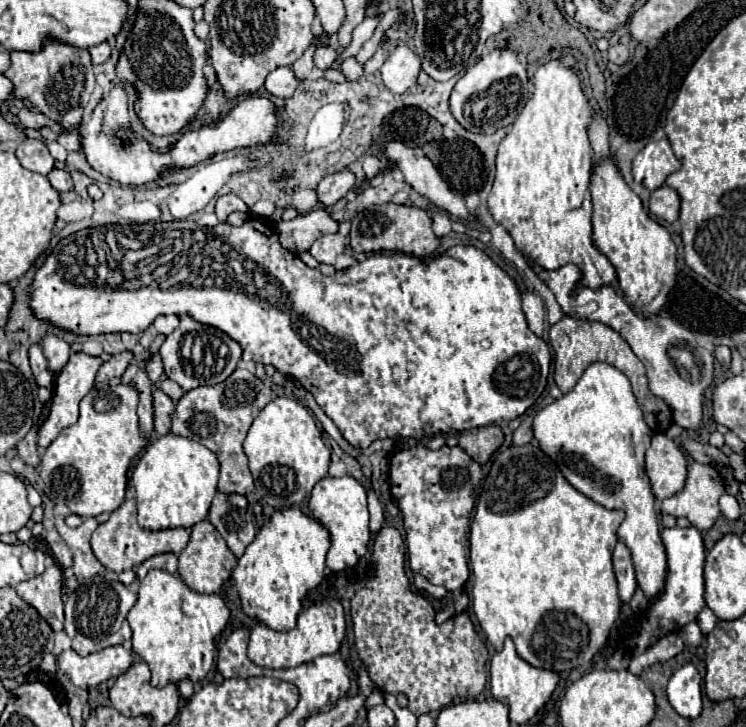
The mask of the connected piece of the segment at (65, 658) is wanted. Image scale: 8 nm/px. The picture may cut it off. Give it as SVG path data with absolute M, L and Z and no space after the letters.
M124 645L106 647L86 657L80 657L76 651L68 649L62 651L58 659L62 671L72 679L72 683L84 689L92 689L108 679L116 679L118 675L124 675L134 663L132 651Z

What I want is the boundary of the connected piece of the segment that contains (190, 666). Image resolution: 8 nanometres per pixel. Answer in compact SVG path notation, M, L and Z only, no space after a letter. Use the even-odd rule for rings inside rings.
M154 569L138 587L138 601L128 613L132 627L132 649L152 671L152 685L164 687L184 677L200 683L214 665L216 637L230 619L230 609L216 593L198 593L176 575Z

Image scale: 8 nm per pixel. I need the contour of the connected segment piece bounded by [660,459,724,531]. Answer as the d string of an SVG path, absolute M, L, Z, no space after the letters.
M690 459L690 463L688 463L688 477L686 477L684 489L678 491L676 495L664 499L660 509L662 509L662 513L670 513L674 517L686 517L700 531L708 531L716 523L716 519L720 517L718 499L720 499L722 493L724 493L724 481L722 481L720 473L718 473L718 469L708 465L708 463L700 463L700 461Z

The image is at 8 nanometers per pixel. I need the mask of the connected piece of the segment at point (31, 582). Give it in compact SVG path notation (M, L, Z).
M52 563L46 567L42 575L18 583L16 593L20 599L32 605L50 623L54 631L60 631L65 621L62 601L63 584L62 569L56 563Z

